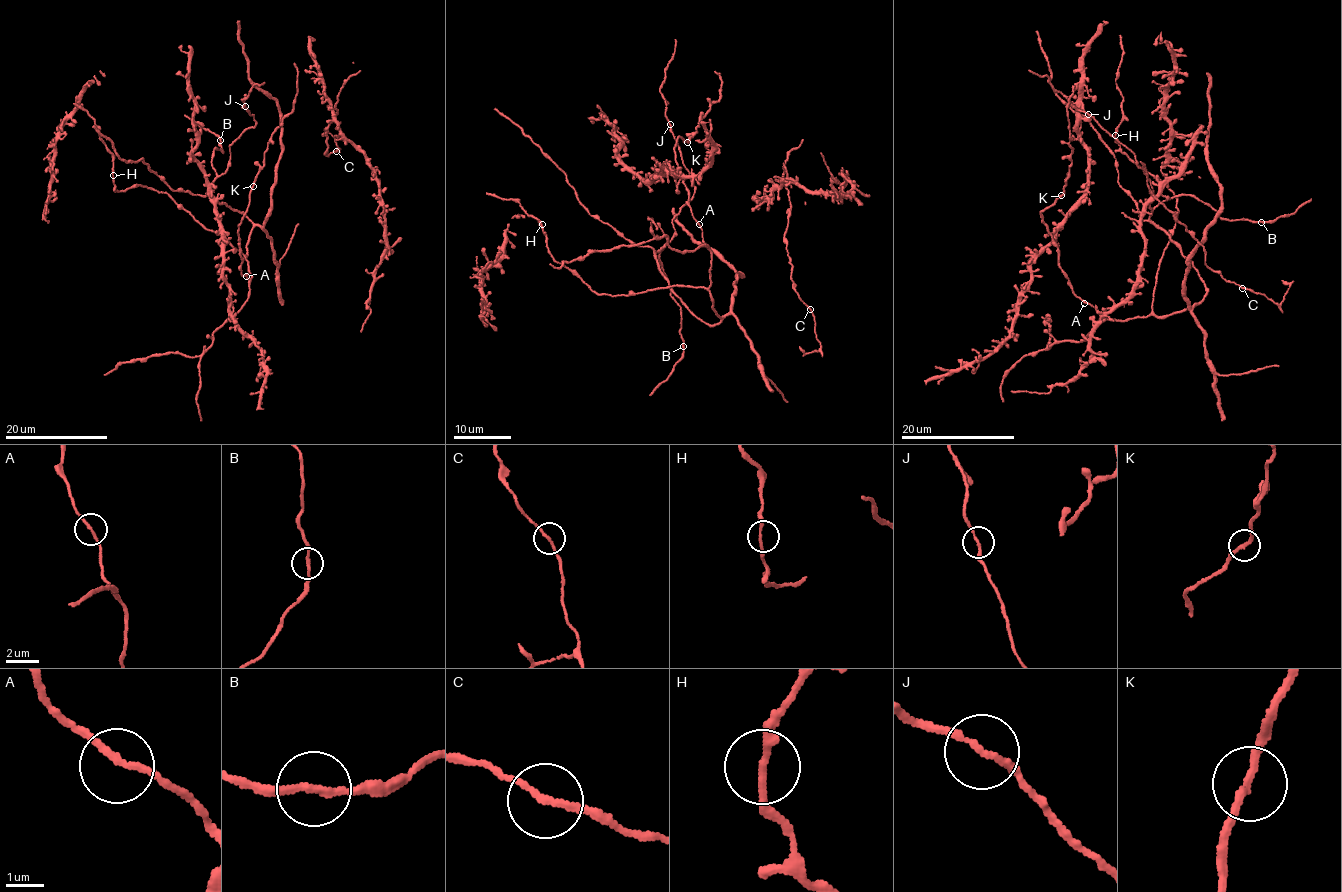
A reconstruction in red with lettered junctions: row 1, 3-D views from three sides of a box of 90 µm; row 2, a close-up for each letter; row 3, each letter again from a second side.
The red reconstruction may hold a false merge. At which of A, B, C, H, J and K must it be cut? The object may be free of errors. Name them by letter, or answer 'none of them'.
none of them

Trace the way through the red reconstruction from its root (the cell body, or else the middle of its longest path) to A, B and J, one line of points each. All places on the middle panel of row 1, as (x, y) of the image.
A: (715, 311), (709, 291), (711, 251), (703, 240), (699, 224)
B: (715, 311), (721, 321), (697, 318), (661, 272), (656, 250), (663, 247), (658, 261), (680, 308), (683, 346)
J: (715, 311), (721, 321), (697, 318), (655, 257), (695, 192), (670, 125)

